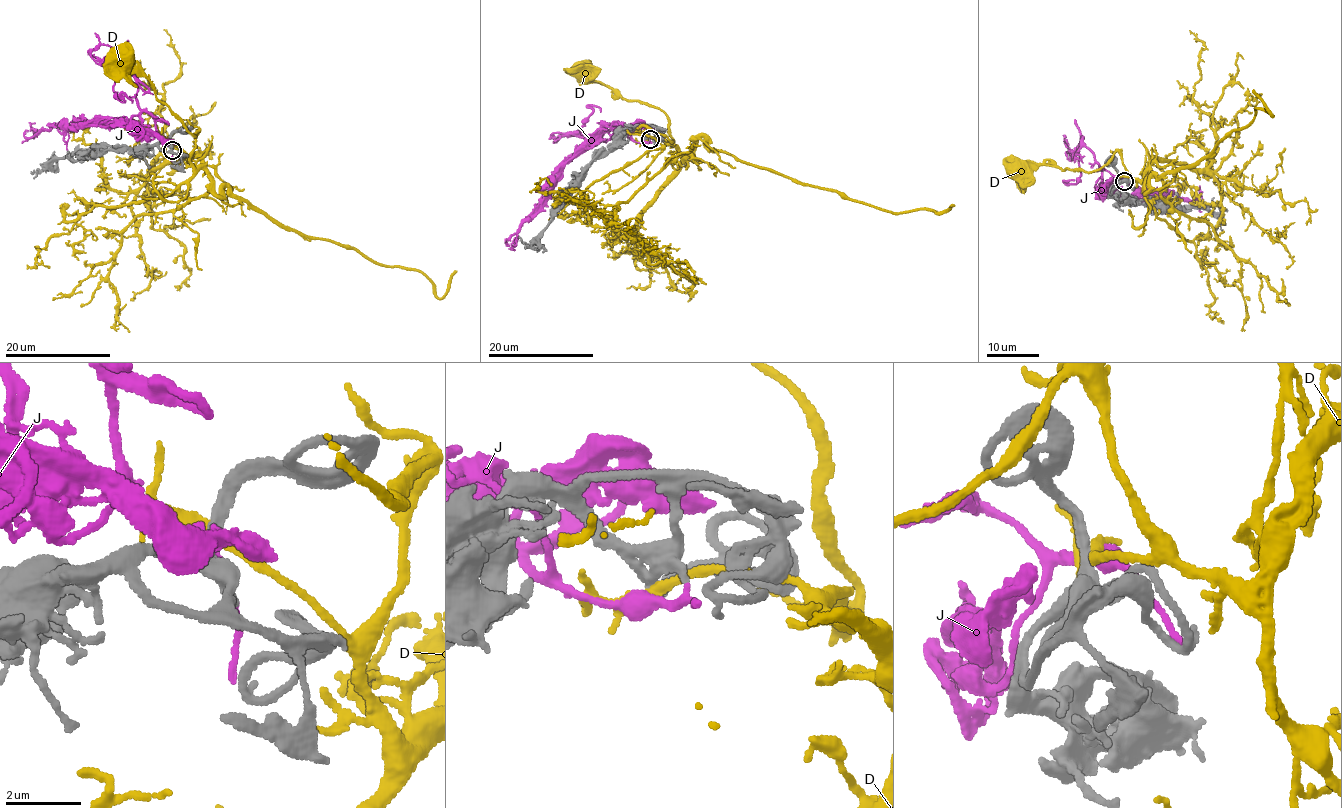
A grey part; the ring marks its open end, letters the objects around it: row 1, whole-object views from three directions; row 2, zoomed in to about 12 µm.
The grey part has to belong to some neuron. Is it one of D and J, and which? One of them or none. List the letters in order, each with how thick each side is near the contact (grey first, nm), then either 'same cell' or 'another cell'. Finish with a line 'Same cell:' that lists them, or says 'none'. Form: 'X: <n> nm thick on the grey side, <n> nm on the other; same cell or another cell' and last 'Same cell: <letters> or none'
D: 300 nm thick on the grey side, 240 nm on the other; another cell
J: 280 nm thick on the grey side, 170 nm on the other; same cell
Same cell: J

